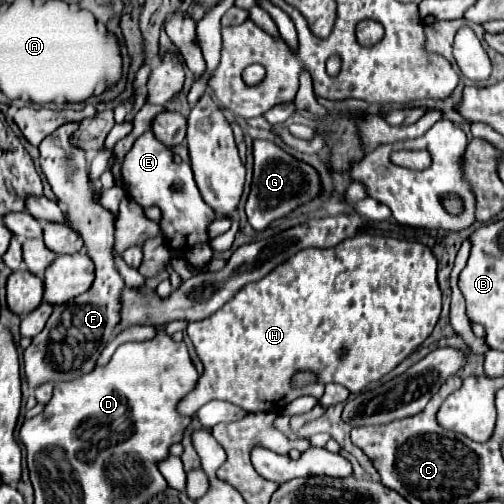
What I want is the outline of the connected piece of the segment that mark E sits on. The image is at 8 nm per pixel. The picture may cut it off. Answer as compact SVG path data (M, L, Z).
M151 130L141 134L133 148L125 154L121 164L121 178L125 192L143 208L159 206L163 212L161 228L167 236L167 244L175 250L189 250L199 242L209 242L207 238L207 226L217 218L211 206L207 206L199 194L199 188L195 186L191 166L181 162L177 164L173 160L171 148L163 146Z

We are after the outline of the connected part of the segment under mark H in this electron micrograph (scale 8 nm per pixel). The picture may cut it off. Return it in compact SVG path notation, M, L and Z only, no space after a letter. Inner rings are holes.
M360 232L355 238L347 238L339 246L333 246L331 250L315 250L315 248L301 250L299 254L293 254L287 262L275 266L275 269L263 279L251 282L249 286L243 286L243 290L239 290L235 294L235 298L225 302L213 316L199 320L199 322L189 322L187 334L195 346L197 356L201 358L201 362L205 366L205 372L199 378L197 388L191 394L187 394L183 398L183 402L179 404L179 412L187 414L187 416L195 416L195 412L203 404L207 404L209 400L227 400L231 404L241 406L247 412L275 412L275 414L279 414L291 400L295 400L299 396L313 396L319 400L323 396L325 384L329 384L329 382L341 384L349 392L359 394L367 384L379 382L385 374L389 374L395 366L399 366L411 352L415 352L425 342L425 338L433 332L433 328L439 320L439 314L441 314L441 290L437 286L437 258L433 258L433 252L423 244L409 244L409 242L403 242L399 238ZM299 370L313 370L319 376L319 384L305 386L305 388L293 388L291 376Z

